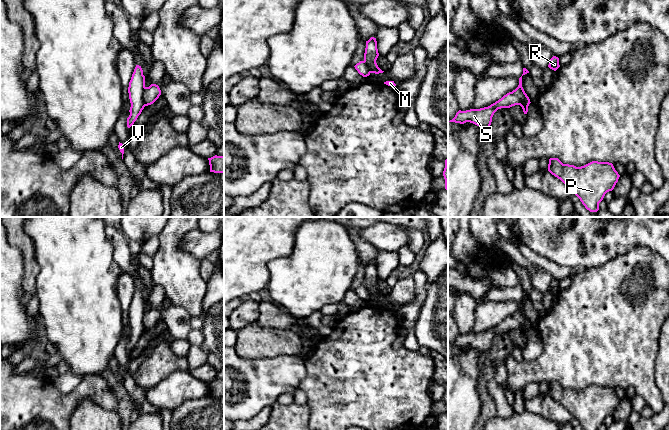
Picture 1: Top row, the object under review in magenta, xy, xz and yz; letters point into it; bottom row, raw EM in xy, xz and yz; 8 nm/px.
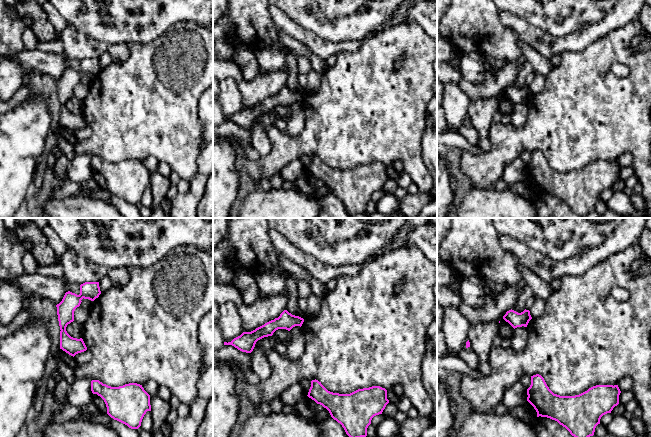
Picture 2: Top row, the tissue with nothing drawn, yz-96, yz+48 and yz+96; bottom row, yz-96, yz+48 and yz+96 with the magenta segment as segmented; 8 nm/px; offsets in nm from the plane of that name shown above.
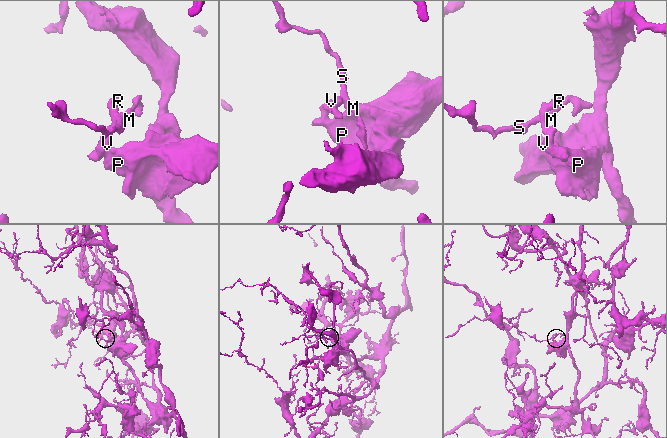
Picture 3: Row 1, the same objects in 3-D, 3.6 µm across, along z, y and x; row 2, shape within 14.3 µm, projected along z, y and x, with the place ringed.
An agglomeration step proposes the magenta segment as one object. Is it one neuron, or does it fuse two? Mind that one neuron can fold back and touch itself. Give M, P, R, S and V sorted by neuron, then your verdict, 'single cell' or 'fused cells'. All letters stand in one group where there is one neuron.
M S / P R V | fused cells

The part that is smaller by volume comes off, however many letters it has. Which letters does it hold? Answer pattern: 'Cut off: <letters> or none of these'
Cut off: M, S

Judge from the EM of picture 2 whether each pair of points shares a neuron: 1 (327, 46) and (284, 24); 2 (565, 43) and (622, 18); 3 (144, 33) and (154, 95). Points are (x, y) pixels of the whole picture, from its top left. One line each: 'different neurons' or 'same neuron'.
1: same neuron
2: same neuron
3: different neurons

